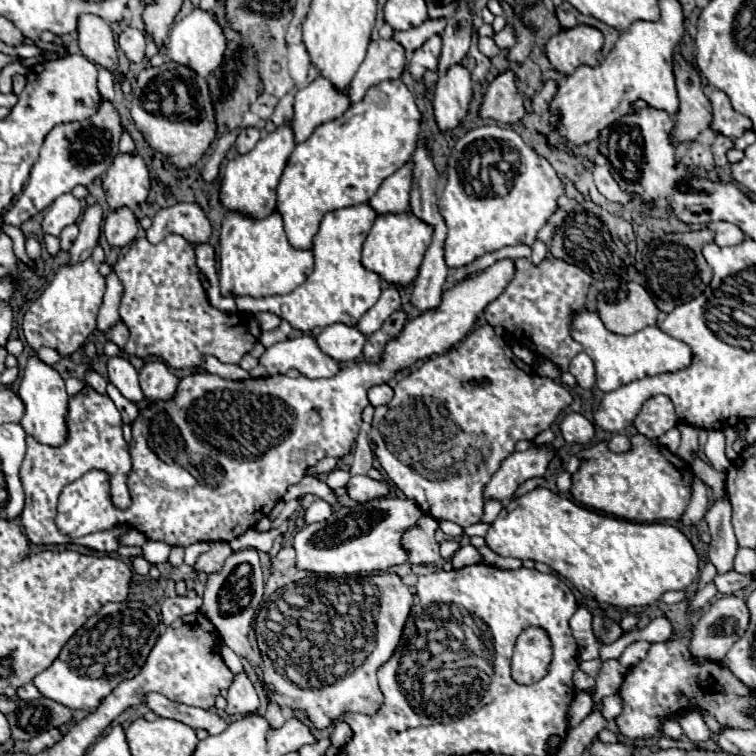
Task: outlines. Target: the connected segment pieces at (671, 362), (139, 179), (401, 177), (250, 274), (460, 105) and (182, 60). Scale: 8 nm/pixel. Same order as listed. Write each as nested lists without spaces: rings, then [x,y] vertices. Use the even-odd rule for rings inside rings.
[[[582,308],[572,318],[570,334],[576,342],[582,344],[584,352],[594,360],[596,384],[602,392],[612,392],[624,384],[630,384],[630,382],[646,378],[646,376],[676,372],[680,368],[686,368],[692,362],[692,350],[684,342],[664,334],[658,326],[642,328],[640,332],[630,334],[630,336],[618,336],[618,334],[606,330],[598,312],[590,312],[586,308]]]
[[[118,154],[104,174],[104,192],[110,210],[140,206],[150,190],[148,168],[140,156]]]
[[[410,160],[402,168],[398,168],[398,172],[394,172],[382,182],[378,192],[370,198],[370,204],[378,214],[404,212],[410,206],[412,170],[414,170],[414,162]]]
[[[226,212],[220,232],[220,290],[224,296],[274,296],[288,294],[300,286],[314,268],[312,250],[294,248],[284,232],[282,216],[272,212],[258,220],[240,212]]]
[[[454,64],[446,70],[446,74],[440,74],[434,94],[434,114],[440,130],[456,128],[470,106],[472,98],[472,78],[466,66]]]
[[[198,6],[186,18],[182,18],[180,22],[174,24],[174,28],[168,36],[168,42],[166,42],[166,54],[174,62],[190,66],[200,76],[208,76],[212,70],[218,68],[218,64],[222,62],[224,50],[226,50],[226,38],[224,38],[224,32],[222,32],[216,16]]]

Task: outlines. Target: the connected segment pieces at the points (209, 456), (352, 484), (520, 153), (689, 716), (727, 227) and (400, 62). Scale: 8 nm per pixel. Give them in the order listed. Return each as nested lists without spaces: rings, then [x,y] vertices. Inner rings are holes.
[[[500,260],[494,266],[486,268],[482,274],[466,278],[442,294],[442,304],[434,310],[422,312],[418,318],[410,320],[402,332],[386,344],[382,360],[378,362],[356,362],[352,366],[340,368],[332,378],[312,380],[306,376],[288,378],[284,374],[266,376],[266,378],[248,378],[248,380],[224,380],[208,372],[196,372],[180,380],[176,394],[170,400],[156,400],[140,408],[138,418],[132,422],[132,440],[128,452],[132,458],[132,470],[128,474],[128,488],[132,496],[132,506],[128,510],[118,510],[110,502],[110,476],[102,470],[90,470],[82,478],[70,482],[58,498],[56,524],[58,530],[66,536],[86,536],[92,532],[110,530],[114,526],[130,526],[142,532],[148,540],[166,542],[168,546],[190,546],[194,542],[230,542],[254,528],[254,524],[268,516],[270,510],[286,494],[288,486],[298,484],[308,468],[320,462],[326,456],[344,458],[362,426],[362,410],[368,402],[368,388],[384,384],[394,378],[396,372],[414,366],[418,360],[424,360],[432,354],[442,354],[460,342],[478,320],[480,312],[496,300],[508,282],[514,276],[514,260]],[[310,412],[318,414],[318,424],[310,424]],[[190,452],[192,460],[212,464],[212,488],[202,486],[192,474],[186,472],[180,464],[166,464],[160,454]]]
[[[352,476],[346,484],[346,492],[356,502],[368,502],[372,498],[386,496],[388,488],[382,482],[372,480],[368,476]]]
[[[490,124],[466,132],[456,142],[456,152],[450,152],[446,166],[446,188],[438,198],[438,210],[448,226],[448,236],[444,242],[444,258],[448,268],[466,266],[478,256],[500,250],[504,246],[532,246],[538,230],[558,210],[556,200],[562,194],[564,184],[556,176],[556,170],[544,156],[526,146],[514,130]],[[486,154],[494,154],[490,162],[482,162]],[[462,156],[468,156],[466,164],[460,164]],[[494,158],[508,160],[514,166],[514,186],[504,196],[492,192],[492,186],[484,186],[484,180],[480,180],[480,170],[496,164]]]
[[[686,712],[684,716],[678,718],[684,734],[692,740],[692,742],[706,742],[712,738],[712,732],[708,730],[708,726],[704,724],[700,712]]]
[[[714,222],[712,228],[716,232],[718,246],[734,246],[746,238],[746,234],[736,224],[730,224],[730,222]]]
[[[378,38],[368,46],[368,54],[350,82],[352,102],[362,100],[366,90],[382,80],[400,78],[406,68],[406,50],[394,38]]]

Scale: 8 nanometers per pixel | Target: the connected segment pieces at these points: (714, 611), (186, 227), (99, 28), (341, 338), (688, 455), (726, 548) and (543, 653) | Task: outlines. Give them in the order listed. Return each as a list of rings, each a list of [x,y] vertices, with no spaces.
[[[722,596],[722,598],[718,598],[710,606],[710,610],[706,610],[700,616],[700,620],[692,626],[690,652],[696,658],[720,662],[726,656],[726,652],[734,646],[734,642],[744,636],[744,632],[748,628],[748,622],[750,622],[750,612],[748,612],[746,602],[742,598],[738,598],[738,596]]]
[[[178,202],[160,210],[154,216],[152,226],[146,230],[146,238],[152,244],[158,244],[168,234],[180,234],[190,244],[202,244],[210,238],[210,222],[198,204]]]
[[[82,14],[78,18],[78,46],[88,60],[110,71],[117,69],[116,40],[108,22],[100,16]]]
[[[330,324],[322,328],[316,342],[322,352],[332,356],[336,362],[354,362],[362,354],[366,336],[356,326]]]
[[[678,424],[678,430],[680,430],[680,436],[682,436],[682,442],[680,442],[680,448],[676,450],[676,454],[686,460],[686,462],[692,462],[696,452],[698,452],[698,430],[690,424]]]
[[[728,498],[712,500],[710,508],[704,514],[704,520],[712,536],[710,562],[718,568],[720,574],[732,570],[732,562],[738,552],[738,542],[736,542],[730,518],[732,518],[732,506]]]
[[[526,628],[514,646],[512,678],[518,684],[534,684],[546,676],[552,660],[550,636],[542,628]]]

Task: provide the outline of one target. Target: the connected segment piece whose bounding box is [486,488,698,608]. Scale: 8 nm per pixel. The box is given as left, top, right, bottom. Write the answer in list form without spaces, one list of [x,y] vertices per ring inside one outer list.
[[[534,488],[522,498],[510,500],[498,518],[490,524],[486,544],[500,556],[512,556],[522,560],[544,562],[564,578],[568,578],[576,590],[600,604],[612,604],[616,608],[640,608],[660,600],[668,590],[684,590],[698,578],[698,556],[690,540],[670,524],[638,524],[608,514],[582,508],[576,502],[562,498],[546,488]]]

